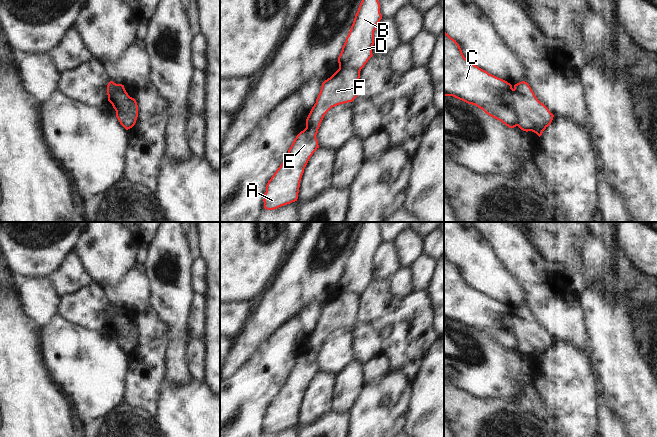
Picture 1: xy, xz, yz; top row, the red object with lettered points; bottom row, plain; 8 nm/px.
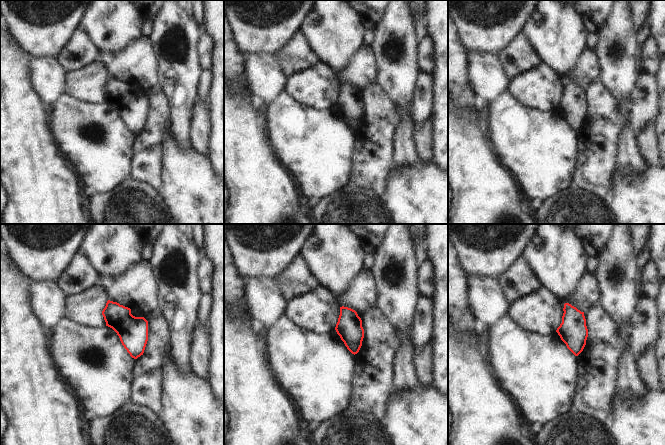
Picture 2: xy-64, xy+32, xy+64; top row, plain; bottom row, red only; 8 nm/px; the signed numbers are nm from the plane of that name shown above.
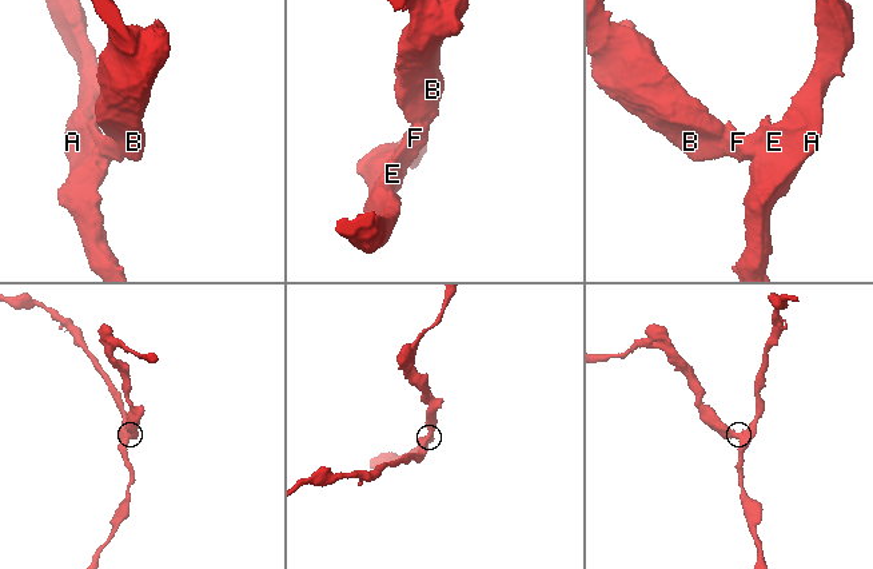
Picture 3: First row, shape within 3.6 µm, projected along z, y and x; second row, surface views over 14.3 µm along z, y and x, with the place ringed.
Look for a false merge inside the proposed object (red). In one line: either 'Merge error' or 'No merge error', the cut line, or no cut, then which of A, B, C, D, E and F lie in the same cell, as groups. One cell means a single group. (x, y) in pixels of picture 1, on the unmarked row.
Merge error. Split along yz (513, 313), (514, 337), (518, 349). Groups: A E F / B C D

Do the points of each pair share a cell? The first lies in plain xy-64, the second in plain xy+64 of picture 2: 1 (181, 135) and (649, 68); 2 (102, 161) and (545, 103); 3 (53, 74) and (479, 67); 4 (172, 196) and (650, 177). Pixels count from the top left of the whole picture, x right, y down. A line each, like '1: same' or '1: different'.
1: different
2: different
3: same
4: same

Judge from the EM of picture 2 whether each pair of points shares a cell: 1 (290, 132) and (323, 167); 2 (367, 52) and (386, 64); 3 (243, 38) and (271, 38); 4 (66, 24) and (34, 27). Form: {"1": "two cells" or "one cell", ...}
{"1": "one cell", "2": "two cells", "3": "one cell", "4": "one cell"}

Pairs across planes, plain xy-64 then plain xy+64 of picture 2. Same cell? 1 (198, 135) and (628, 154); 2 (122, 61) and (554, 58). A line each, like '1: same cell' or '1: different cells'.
1: different cells
2: different cells

